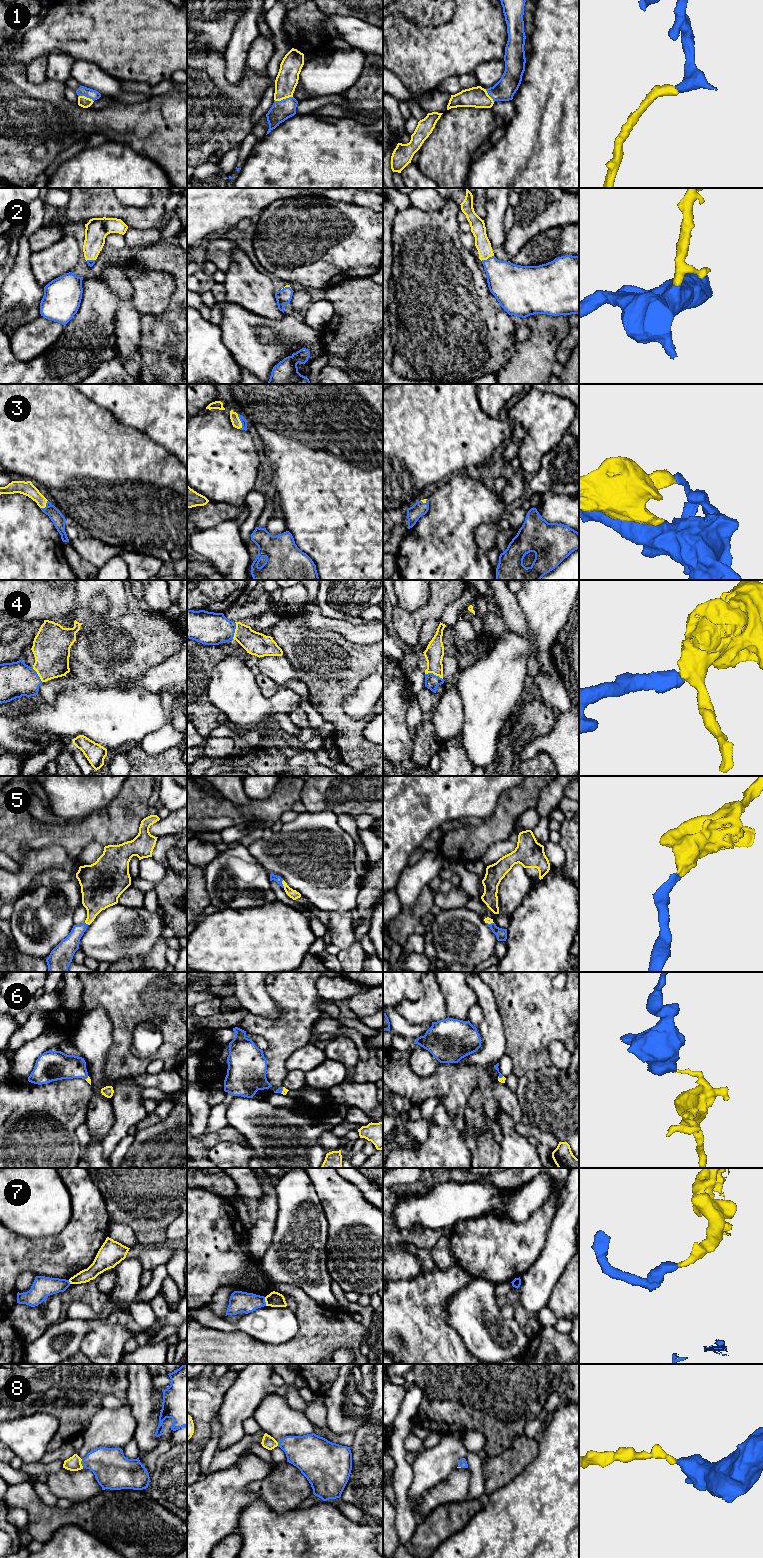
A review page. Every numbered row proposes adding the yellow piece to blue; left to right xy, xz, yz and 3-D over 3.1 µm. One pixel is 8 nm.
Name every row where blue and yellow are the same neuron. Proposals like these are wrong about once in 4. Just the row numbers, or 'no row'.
1, 2, 3, 4, 5, 6, 8

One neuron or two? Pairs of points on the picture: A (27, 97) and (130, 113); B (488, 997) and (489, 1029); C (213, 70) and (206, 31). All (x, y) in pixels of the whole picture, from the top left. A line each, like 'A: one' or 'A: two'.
A: one
B: one
C: two

